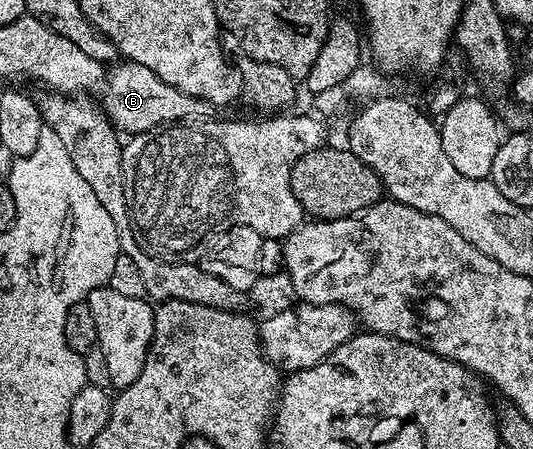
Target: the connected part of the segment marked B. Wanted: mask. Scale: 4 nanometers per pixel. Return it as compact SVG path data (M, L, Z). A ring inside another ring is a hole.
M126 60L116 61L106 71L102 90L102 113L116 131L127 136L156 130L158 126L174 126L176 122L203 120L213 110L208 102L189 96L189 92L181 92L181 88L173 88L173 84L165 84L165 80L149 72L149 68Z

